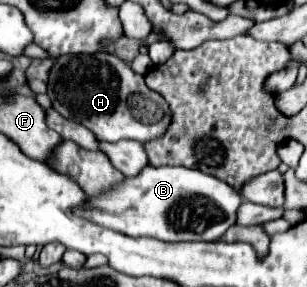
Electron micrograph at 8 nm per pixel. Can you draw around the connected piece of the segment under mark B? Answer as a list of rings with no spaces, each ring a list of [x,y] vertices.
[[[147,166],[141,176],[125,178],[111,196],[89,198],[89,204],[75,208],[75,212],[133,238],[149,236],[161,242],[183,242],[217,240],[237,222],[237,210],[241,204],[243,196],[239,190],[211,174],[199,172],[197,168]]]

